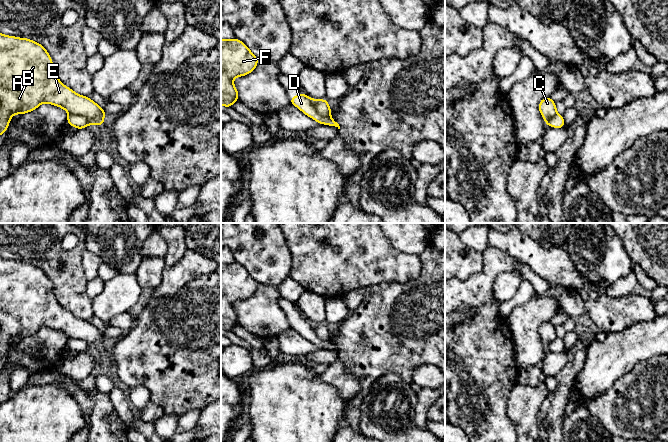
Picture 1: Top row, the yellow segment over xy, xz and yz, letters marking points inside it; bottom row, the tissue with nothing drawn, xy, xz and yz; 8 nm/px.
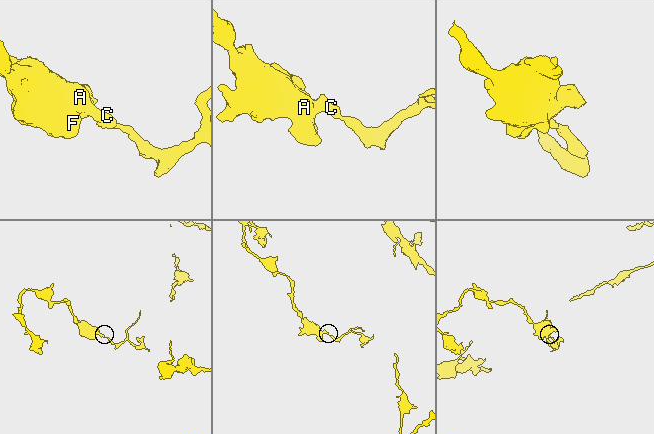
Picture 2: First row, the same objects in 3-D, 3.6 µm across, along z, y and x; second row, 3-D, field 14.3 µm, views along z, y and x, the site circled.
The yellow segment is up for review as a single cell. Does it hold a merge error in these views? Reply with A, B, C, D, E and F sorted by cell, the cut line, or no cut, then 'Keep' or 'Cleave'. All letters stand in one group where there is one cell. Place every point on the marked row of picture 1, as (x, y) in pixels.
Groups: A B C E F / D. Split along xz (309, 98), (310, 105), (318, 113), (329, 116). Cleave

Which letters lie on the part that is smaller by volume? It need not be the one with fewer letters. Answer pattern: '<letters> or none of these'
D

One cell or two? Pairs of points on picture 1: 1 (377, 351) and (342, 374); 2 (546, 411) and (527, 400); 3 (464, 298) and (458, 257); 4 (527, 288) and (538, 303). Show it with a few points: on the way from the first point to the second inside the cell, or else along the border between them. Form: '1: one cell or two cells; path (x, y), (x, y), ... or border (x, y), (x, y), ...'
1: two cells; border (339, 357), (343, 365), (359, 382), (360, 390)
2: two cells; border (549, 393), (539, 410), (540, 426), (545, 431)
3: two cells; border (482, 268), (465, 279), (455, 279)
4: two cells; border (535, 291), (527, 300), (518, 304), (513, 309)

